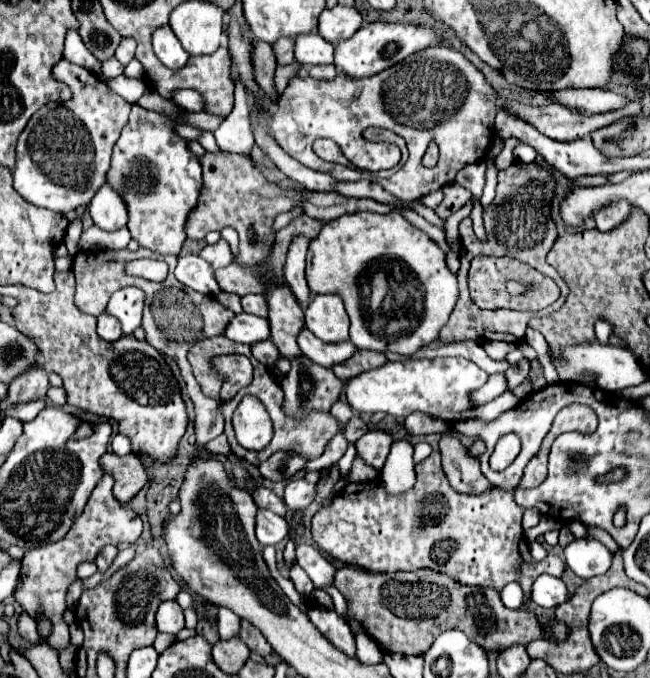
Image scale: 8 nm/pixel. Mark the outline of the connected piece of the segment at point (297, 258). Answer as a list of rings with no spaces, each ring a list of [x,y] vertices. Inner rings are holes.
[[[293,236],[291,244],[289,244],[289,250],[287,250],[285,268],[283,268],[285,282],[289,284],[291,292],[295,294],[295,298],[299,300],[299,304],[301,304],[303,308],[307,306],[309,296],[311,296],[311,292],[309,292],[309,288],[307,288],[307,282],[305,282],[305,274],[303,274],[309,242],[311,242],[309,236]]]

